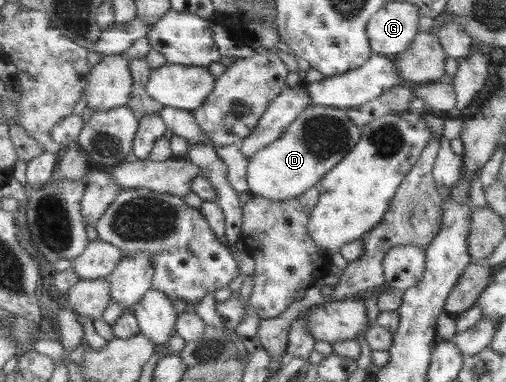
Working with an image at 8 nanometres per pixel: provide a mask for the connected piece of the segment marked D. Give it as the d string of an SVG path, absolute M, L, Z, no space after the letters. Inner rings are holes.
M310 104L282 136L249 159L249 192L268 200L296 199L316 187L359 143L362 136L362 125L354 124L347 110Z

